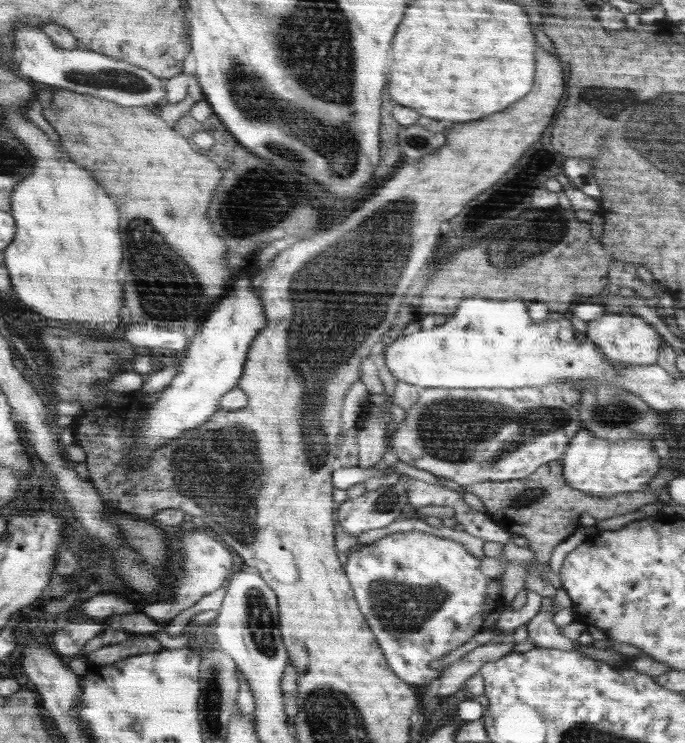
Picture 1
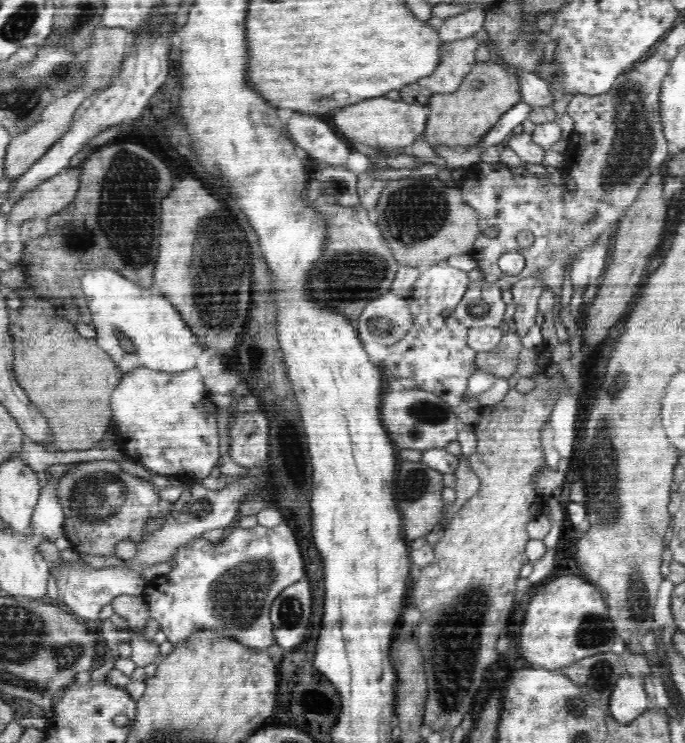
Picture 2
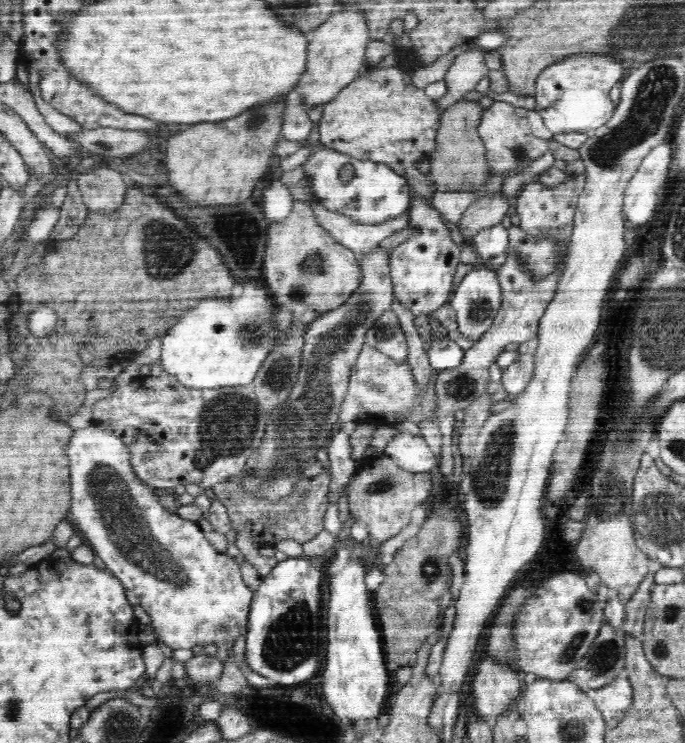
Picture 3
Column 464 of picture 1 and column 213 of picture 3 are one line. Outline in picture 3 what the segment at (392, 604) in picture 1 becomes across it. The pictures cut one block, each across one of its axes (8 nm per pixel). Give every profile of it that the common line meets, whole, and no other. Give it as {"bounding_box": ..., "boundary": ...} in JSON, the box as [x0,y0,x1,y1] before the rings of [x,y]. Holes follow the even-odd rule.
{"bounding_box":[66,423,254,664],"boundary":[[[93,423],[78,429],[66,447],[72,495],[70,520],[78,526],[94,548],[98,558],[104,561],[105,569],[122,583],[126,590],[132,590],[140,599],[142,608],[151,617],[157,644],[191,649],[196,645],[216,644],[221,664],[225,663],[238,636],[247,633],[249,612],[254,593],[240,576],[240,566],[226,554],[214,550],[208,543],[198,523],[180,520],[176,513],[168,512],[158,504],[154,490],[144,484],[133,471],[129,448],[113,432],[101,429]]]}

